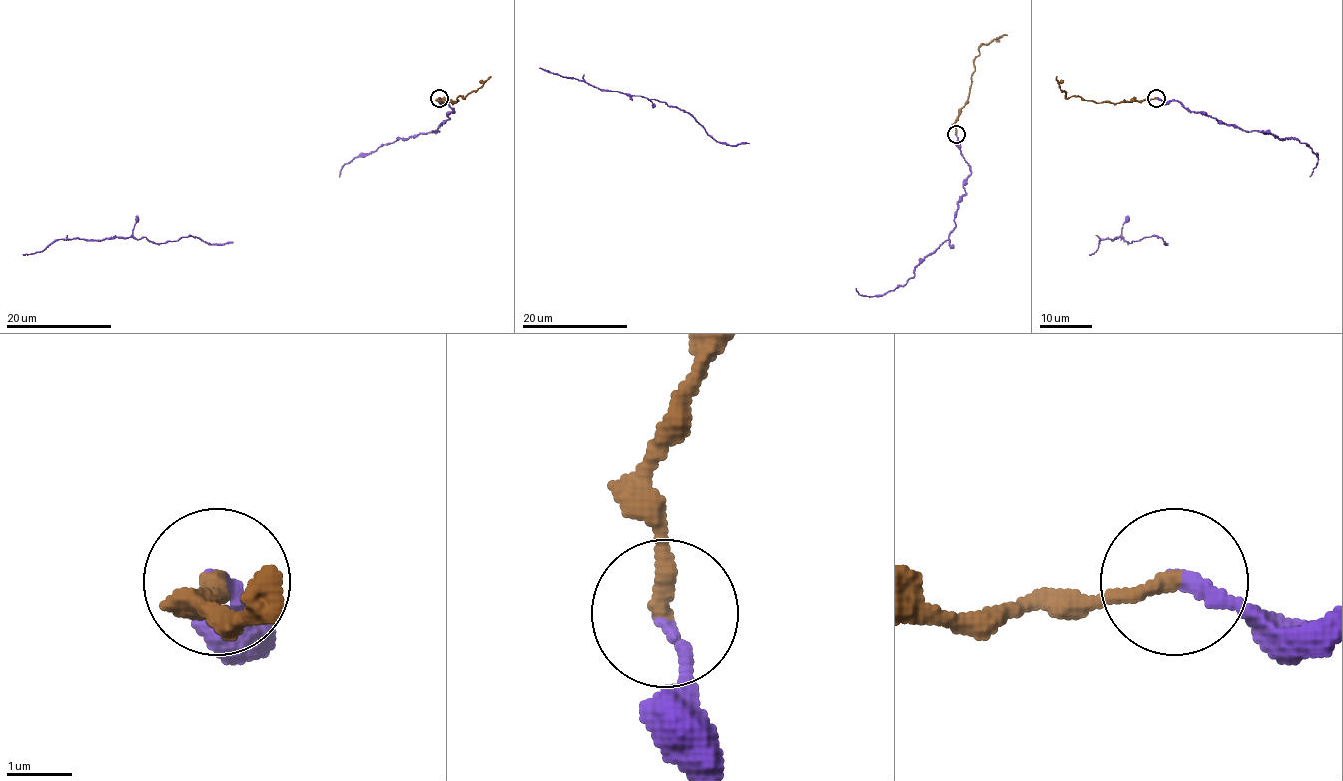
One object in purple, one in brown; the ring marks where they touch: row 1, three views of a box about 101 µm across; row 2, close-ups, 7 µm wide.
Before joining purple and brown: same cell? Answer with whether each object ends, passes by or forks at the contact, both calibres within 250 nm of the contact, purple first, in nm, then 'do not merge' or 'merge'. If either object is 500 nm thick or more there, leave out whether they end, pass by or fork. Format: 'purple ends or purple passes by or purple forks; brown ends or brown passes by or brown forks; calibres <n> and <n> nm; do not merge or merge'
purple ends; brown ends; calibres 220 and 260 nm; merge

